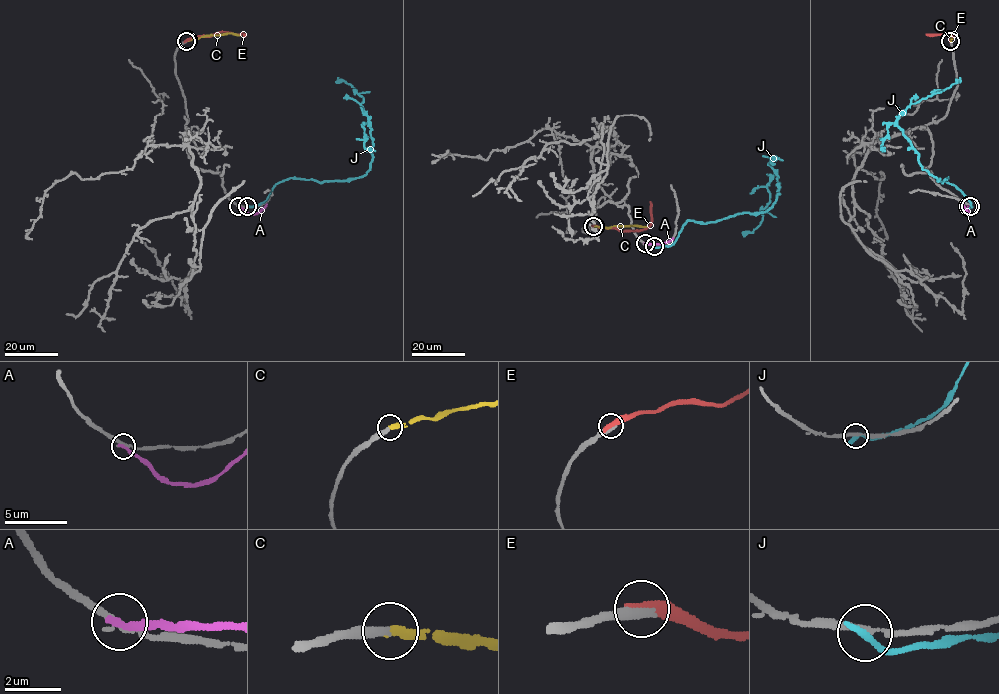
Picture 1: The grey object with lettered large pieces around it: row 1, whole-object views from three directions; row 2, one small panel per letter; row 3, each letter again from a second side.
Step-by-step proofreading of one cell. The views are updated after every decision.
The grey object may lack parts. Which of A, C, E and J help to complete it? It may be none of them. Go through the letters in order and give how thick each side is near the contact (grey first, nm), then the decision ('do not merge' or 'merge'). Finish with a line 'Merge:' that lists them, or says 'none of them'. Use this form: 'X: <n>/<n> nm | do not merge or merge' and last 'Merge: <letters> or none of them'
A: 240/300 nm | do not merge
C: 280/300 nm | merge
E: 400/440 nm | do not merge
J: 200/340 nm | do not merge
Merge: C

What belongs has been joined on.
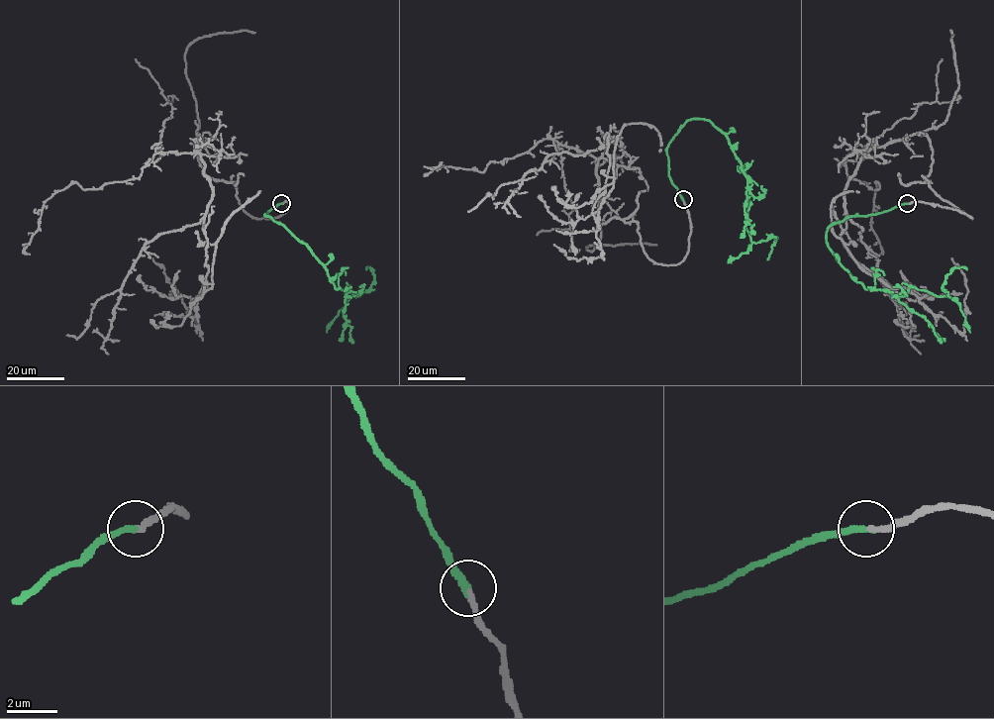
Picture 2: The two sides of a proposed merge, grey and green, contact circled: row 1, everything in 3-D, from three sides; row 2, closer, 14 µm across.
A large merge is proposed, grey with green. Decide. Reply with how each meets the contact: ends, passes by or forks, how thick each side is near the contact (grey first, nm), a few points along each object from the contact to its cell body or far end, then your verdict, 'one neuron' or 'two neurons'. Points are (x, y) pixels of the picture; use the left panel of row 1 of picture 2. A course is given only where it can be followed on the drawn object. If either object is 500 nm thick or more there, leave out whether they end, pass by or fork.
grey ends; green ends; calibres 220 and 260 nm; course grey (281, 203), (253, 218), (205, 172), (197, 133), (212, 199), (194, 305), (225, 223), (258, 192); course green (281, 203), (265, 215), (307, 246), (336, 289), (358, 297), (373, 281), (365, 269); one neuron

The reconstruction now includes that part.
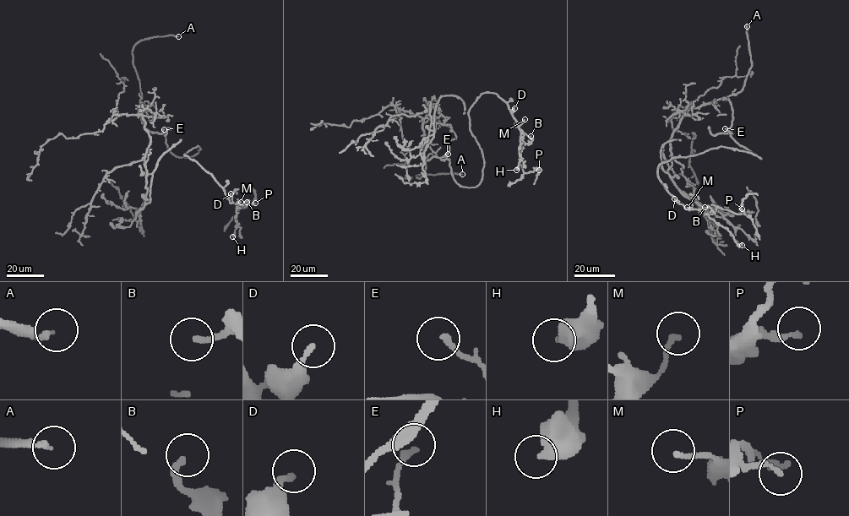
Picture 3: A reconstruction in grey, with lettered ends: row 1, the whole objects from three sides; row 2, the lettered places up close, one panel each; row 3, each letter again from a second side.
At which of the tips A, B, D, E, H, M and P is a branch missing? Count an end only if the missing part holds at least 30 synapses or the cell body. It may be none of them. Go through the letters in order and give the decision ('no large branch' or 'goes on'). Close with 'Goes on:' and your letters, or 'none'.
A: no large branch
B: no large branch
D: no large branch
E: goes on
H: no large branch
M: no large branch
P: no large branch
Goes on: E

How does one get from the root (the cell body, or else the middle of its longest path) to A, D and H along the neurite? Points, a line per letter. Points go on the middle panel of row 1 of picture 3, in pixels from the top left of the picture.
A: (432, 157), (425, 161), (427, 160), (423, 156), (426, 170), (417, 178), (416, 176), (421, 174), (462, 174)
D: (432, 157), (449, 160), (457, 183), (476, 187), (484, 160), (469, 111), (484, 93), (514, 108)
H: (432, 157), (448, 159), (460, 186), (479, 183), (484, 160), (469, 111), (493, 93), (521, 133), (516, 170)

